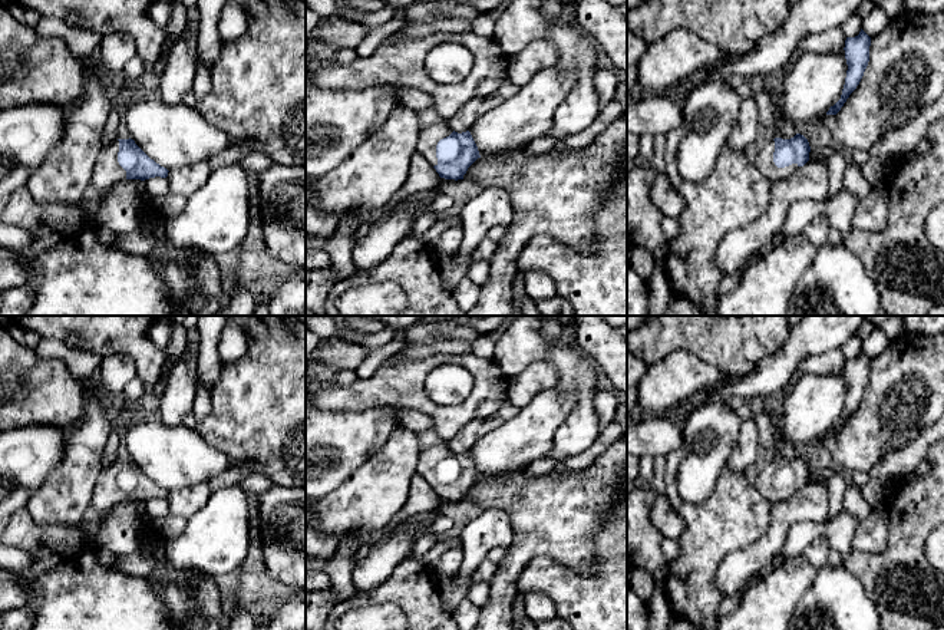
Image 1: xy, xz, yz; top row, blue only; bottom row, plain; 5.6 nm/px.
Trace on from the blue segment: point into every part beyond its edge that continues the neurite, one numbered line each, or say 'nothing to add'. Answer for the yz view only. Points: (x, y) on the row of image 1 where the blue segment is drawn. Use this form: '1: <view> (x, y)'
1: yz (763, 162)

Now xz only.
1: xz (429, 135)

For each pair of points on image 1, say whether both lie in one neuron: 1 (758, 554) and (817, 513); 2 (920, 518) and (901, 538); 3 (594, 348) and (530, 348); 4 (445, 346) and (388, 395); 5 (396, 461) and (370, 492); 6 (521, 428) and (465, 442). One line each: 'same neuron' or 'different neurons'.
1: same neuron
2: same neuron
3: different neurons
4: different neurons
5: same neuron
6: different neurons

